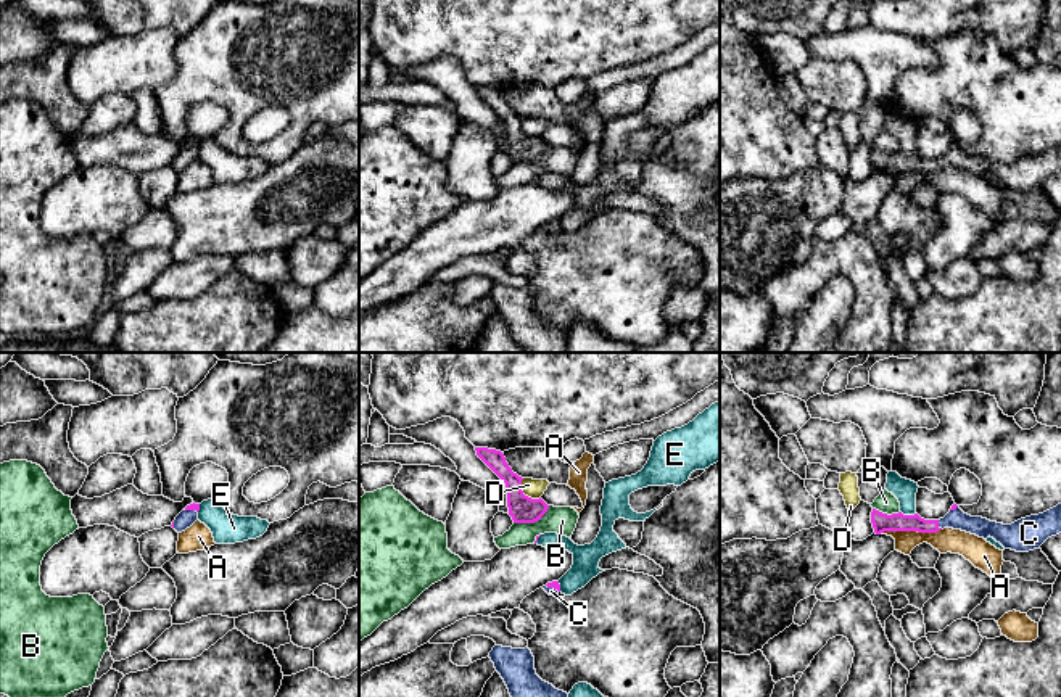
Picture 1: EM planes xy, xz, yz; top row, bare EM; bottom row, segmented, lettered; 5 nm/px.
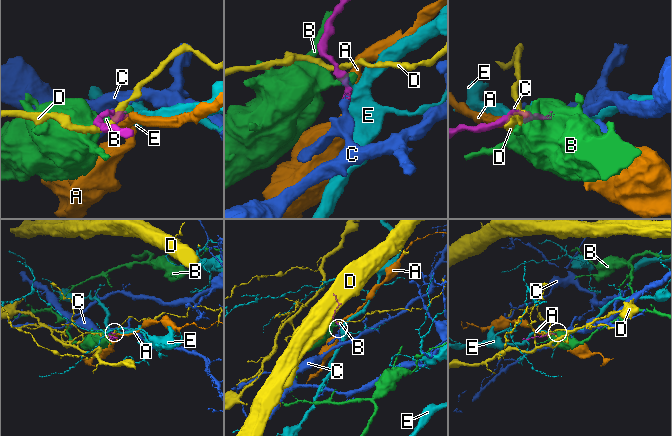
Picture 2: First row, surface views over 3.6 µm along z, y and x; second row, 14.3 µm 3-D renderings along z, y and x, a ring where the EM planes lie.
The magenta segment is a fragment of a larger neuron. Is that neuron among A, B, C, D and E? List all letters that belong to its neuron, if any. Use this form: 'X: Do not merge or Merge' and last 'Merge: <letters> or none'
A: Do not merge
B: Do not merge
C: Merge
D: Do not merge
E: Do not merge
Merge: C

